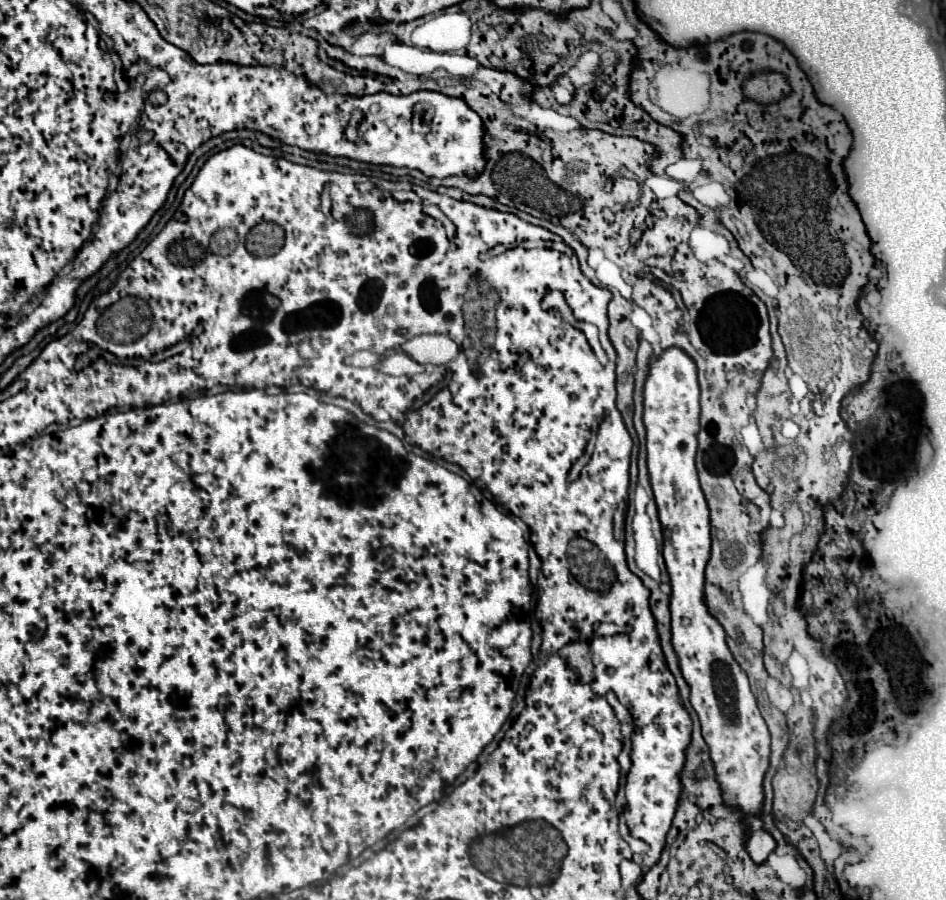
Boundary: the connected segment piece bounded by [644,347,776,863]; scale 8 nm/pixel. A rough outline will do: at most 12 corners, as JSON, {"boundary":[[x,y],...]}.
{"boundary":[[654,357],[644,387],[650,483],[672,587],[672,645],[746,849],[770,731],[704,603],[708,503],[694,467],[696,365]]}

